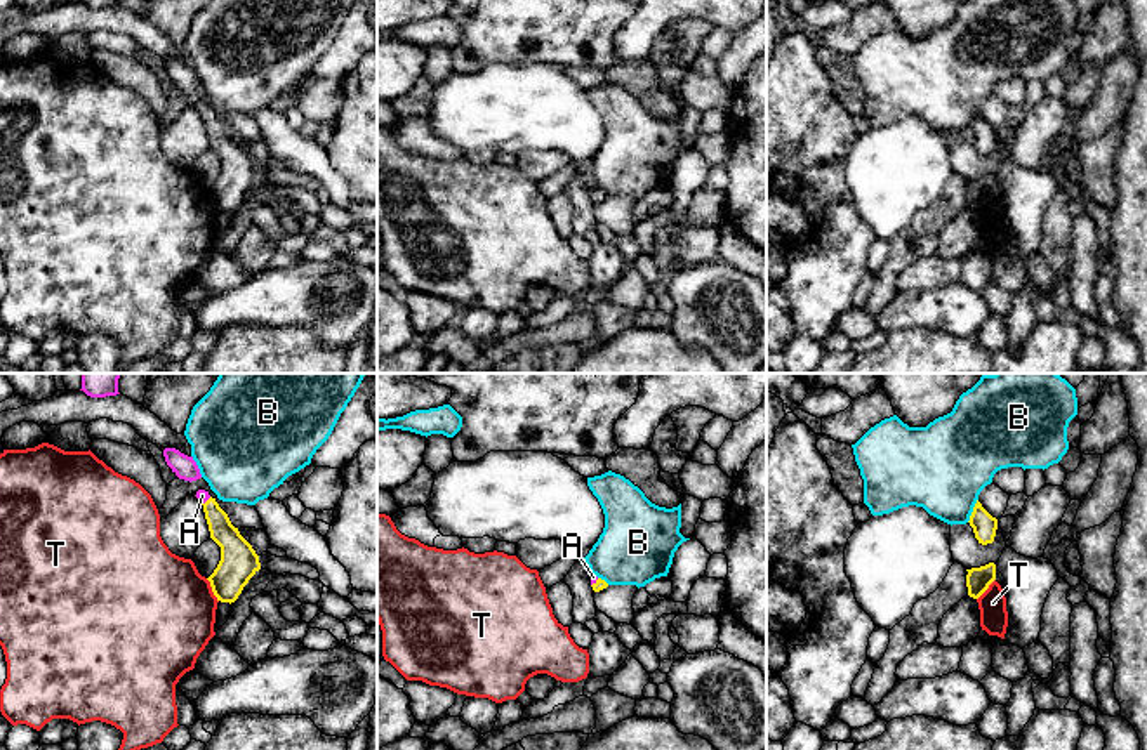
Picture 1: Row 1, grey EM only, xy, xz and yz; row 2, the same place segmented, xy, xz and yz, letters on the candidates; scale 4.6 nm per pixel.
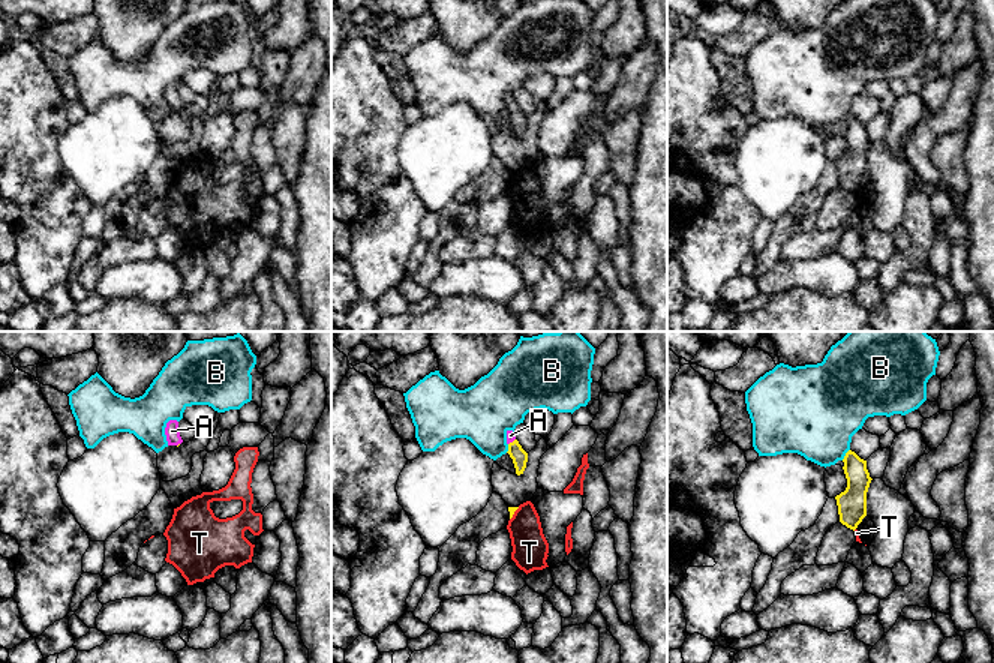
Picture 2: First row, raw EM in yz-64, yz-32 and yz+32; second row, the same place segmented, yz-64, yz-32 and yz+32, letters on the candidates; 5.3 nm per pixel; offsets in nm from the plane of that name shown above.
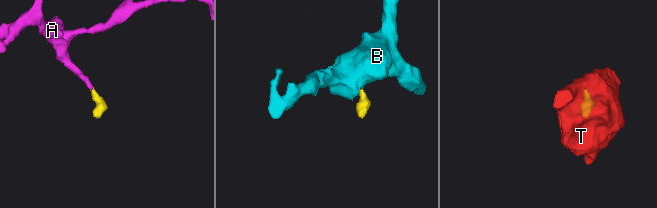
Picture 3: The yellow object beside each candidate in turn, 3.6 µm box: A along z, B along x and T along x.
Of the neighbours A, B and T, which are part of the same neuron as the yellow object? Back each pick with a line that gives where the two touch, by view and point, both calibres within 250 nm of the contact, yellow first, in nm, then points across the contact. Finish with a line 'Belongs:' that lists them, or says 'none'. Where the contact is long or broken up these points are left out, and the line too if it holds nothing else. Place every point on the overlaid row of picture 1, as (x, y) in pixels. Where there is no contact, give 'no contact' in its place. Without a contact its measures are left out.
A: xy (207, 500) | 130/60 nm | across xy (233, 547), (207, 500), (202, 495)
Belongs: A

